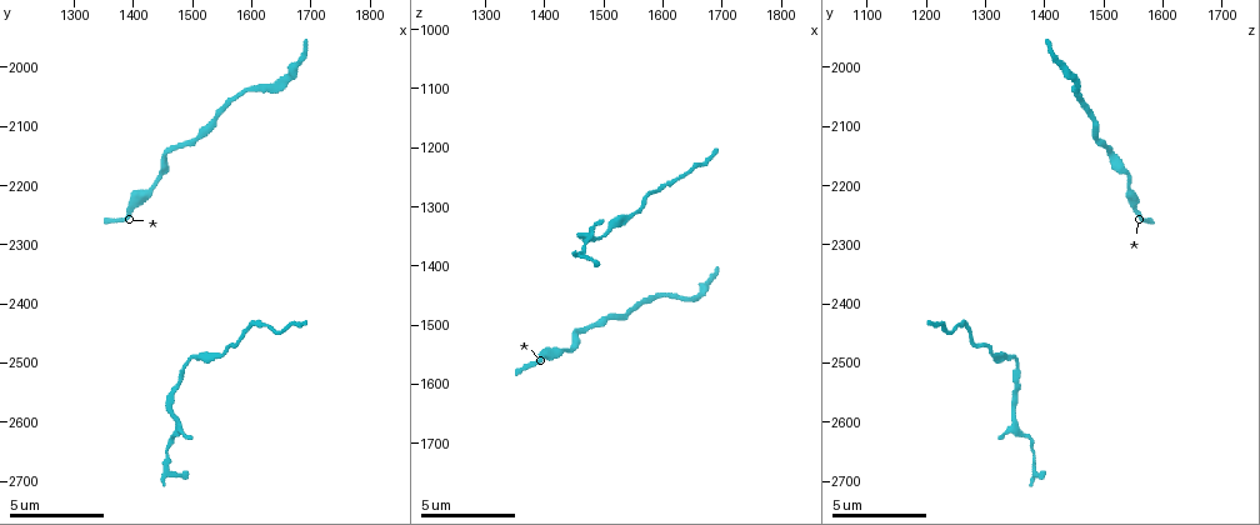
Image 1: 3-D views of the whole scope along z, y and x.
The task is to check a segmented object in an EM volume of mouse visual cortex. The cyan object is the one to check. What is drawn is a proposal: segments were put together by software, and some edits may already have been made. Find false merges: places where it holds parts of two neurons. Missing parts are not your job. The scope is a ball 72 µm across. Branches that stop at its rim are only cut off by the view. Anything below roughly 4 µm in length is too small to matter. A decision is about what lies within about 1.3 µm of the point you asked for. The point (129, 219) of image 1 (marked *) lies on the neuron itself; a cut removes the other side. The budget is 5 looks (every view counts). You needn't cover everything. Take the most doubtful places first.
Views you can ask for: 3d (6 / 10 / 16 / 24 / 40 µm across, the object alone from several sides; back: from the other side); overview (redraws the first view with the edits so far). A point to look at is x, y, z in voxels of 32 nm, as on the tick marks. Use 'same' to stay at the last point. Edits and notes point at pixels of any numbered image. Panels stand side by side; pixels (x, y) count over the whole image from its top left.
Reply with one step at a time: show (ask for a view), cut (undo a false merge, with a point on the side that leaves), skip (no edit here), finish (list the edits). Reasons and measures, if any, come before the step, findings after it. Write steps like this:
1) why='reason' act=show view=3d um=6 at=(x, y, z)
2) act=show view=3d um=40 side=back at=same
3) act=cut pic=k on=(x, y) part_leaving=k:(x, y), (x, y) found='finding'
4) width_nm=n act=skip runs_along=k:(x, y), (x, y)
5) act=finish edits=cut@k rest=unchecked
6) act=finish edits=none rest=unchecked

why='calibre changes' act=show view=3d um=16 at=(1560, 2485, 1310)

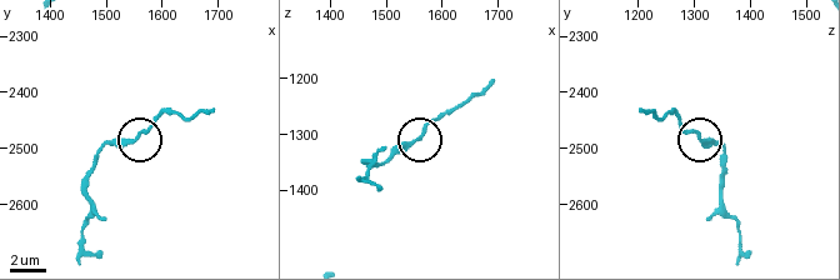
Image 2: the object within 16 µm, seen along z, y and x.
act=show view=3d um=16 side=back at=same

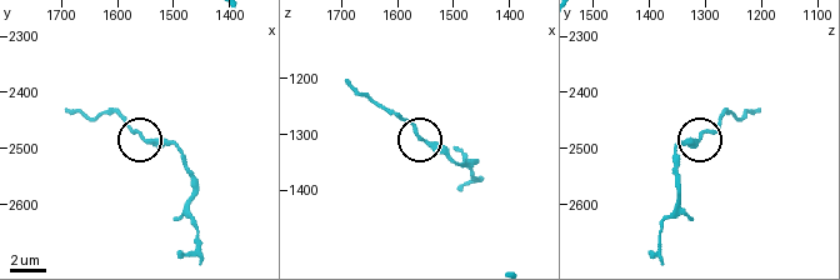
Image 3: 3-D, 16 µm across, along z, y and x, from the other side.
width_nm=220 act=skip found='one neuron here'

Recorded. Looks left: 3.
why='calibre changes' act=show view=3d um=16 at=(1540, 2080, 1475)

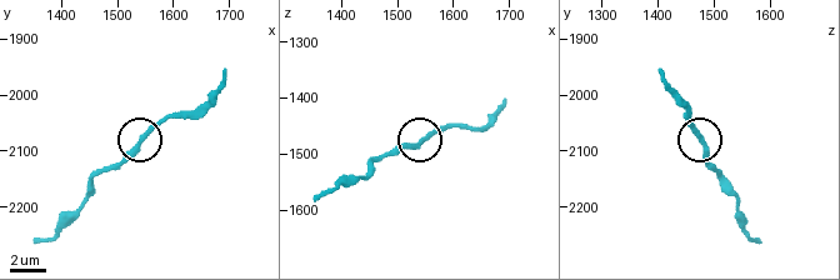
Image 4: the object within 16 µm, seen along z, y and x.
width_nm=270 act=skip runs_along=4:(338, 188), (366, 176), (383, 158), (448, 126) found='all the same neuron'

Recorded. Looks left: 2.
why='thick turns thin' act=show view=3d um=16 at=(1665, 2005, 1435)

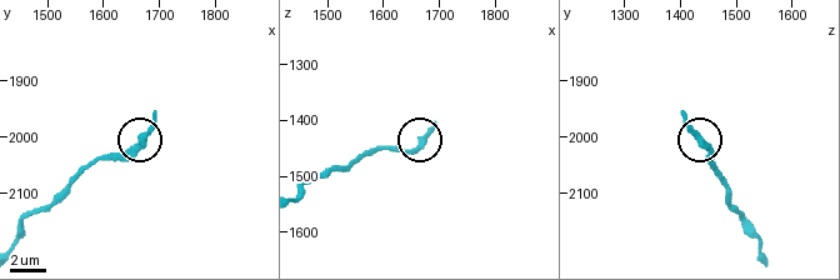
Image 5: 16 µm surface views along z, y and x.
act=skip runs_along=5:(300, 191), (375, 150), (406, 151), (420, 139) found='continuous, no second neuron'

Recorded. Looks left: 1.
act=finish edits=none rest=unchecked

